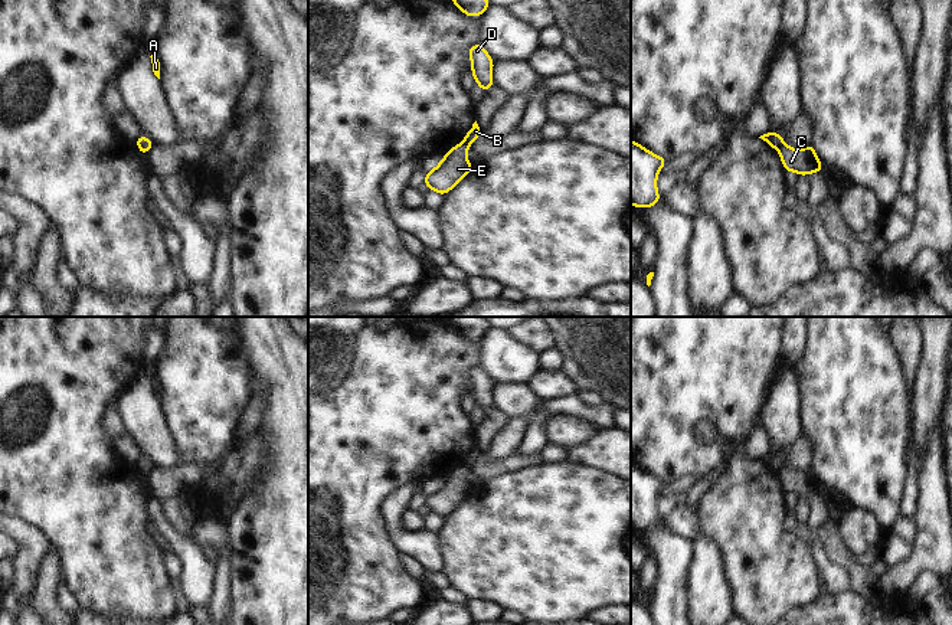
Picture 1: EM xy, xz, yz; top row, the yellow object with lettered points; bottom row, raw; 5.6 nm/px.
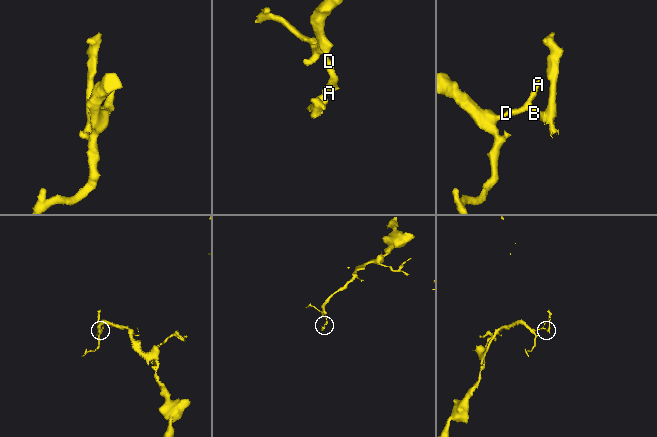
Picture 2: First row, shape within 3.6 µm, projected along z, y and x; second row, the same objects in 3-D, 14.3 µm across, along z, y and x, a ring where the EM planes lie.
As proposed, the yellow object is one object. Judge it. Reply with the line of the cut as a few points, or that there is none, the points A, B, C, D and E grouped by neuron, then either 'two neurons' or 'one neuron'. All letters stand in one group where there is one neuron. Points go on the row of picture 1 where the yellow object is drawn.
xz (463, 141), (468, 147) | A B D / C E | two neurons

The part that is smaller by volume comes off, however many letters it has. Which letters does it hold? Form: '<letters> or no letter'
C, E

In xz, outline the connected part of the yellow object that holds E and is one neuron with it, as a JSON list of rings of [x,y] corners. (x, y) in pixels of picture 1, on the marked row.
[[[464,143],[457,144],[446,151],[442,161],[425,174],[423,183],[442,196],[445,196],[451,189],[454,189],[461,179],[464,179],[474,163],[470,163],[467,157],[467,147]]]

